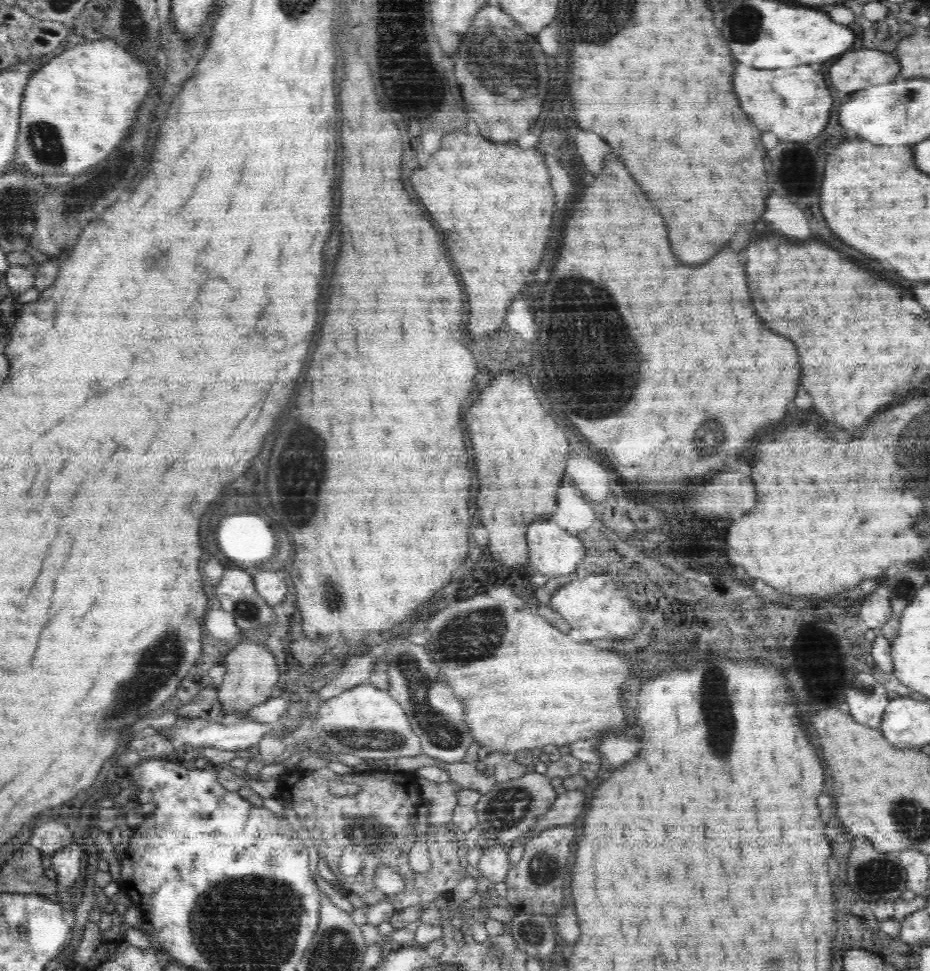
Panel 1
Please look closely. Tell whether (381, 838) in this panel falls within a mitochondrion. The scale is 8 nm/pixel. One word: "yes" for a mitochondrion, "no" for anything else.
yes

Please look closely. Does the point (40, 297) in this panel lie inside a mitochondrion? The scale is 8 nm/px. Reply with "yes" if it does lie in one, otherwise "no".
no

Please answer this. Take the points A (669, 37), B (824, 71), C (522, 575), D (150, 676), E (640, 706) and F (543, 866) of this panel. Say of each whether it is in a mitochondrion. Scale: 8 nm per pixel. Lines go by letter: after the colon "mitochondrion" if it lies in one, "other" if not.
A: other
B: other
C: other
D: mitochondrion
E: other
F: mitochondrion

